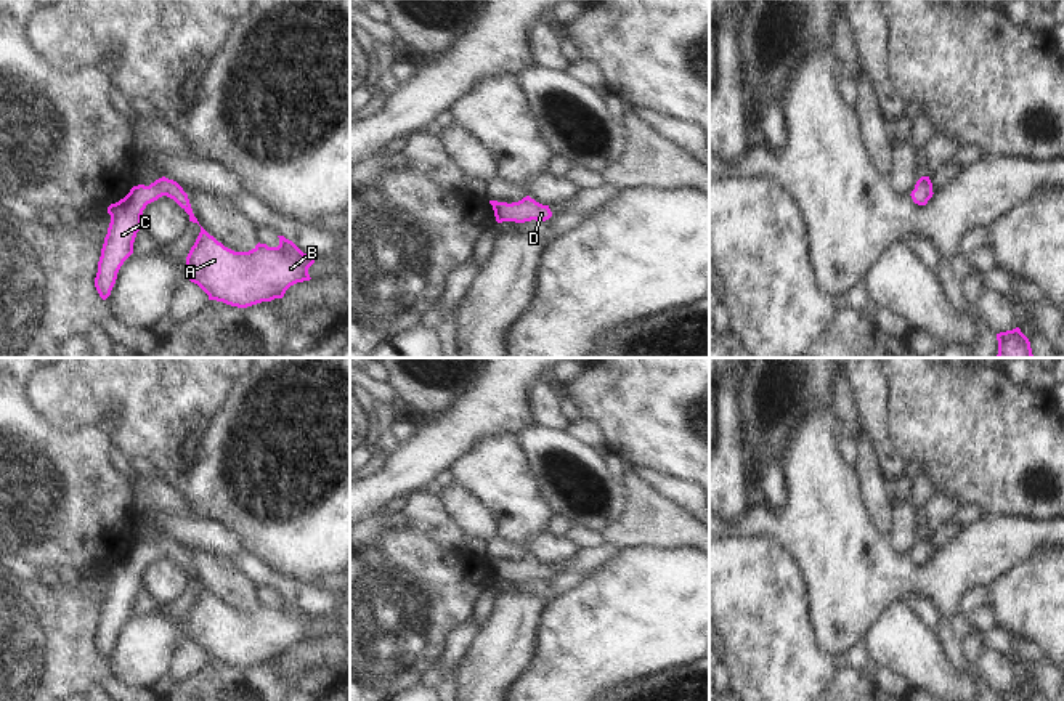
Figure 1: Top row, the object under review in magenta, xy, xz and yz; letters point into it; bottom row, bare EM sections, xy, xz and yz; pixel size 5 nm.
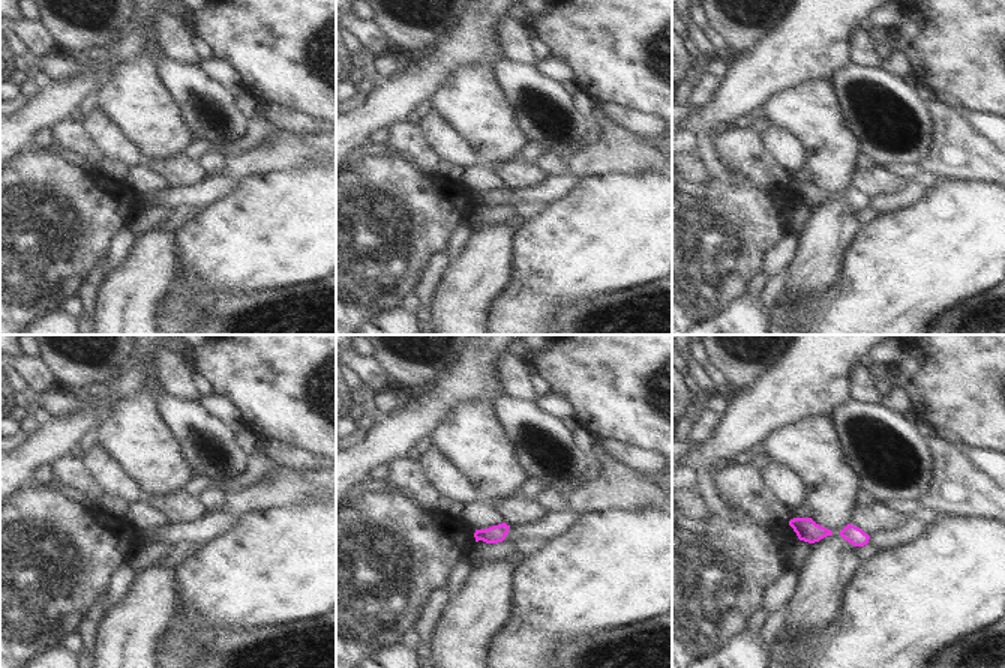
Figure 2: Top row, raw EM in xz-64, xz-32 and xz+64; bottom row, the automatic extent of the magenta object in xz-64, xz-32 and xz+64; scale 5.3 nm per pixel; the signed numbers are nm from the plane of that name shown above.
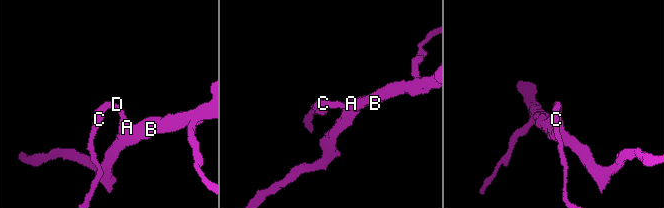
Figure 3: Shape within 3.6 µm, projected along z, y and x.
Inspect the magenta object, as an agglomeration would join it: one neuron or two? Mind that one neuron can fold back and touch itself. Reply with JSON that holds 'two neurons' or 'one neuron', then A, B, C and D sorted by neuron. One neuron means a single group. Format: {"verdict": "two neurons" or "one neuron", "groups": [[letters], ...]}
{"verdict": "one neuron", "groups": [["A", "B", "C", "D"]]}

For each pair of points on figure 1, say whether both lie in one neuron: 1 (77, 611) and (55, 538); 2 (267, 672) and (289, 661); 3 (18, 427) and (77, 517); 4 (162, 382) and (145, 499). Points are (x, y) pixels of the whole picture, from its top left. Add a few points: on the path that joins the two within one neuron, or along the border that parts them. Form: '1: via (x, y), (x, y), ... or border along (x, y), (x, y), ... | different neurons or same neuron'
1: border along (106, 565), (81, 565), (74, 571) | different neurons
2: border along (280, 658), (286, 671), (315, 664) | different neurons
3: via (42, 448), (47, 449), (64, 472), (68, 493) | same neuron
4: border along (166, 483), (180, 488) | different neurons

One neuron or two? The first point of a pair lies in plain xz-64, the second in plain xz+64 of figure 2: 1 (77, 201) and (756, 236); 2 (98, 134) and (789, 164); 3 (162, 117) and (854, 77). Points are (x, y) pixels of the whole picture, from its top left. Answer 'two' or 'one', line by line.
1: one
2: one
3: two

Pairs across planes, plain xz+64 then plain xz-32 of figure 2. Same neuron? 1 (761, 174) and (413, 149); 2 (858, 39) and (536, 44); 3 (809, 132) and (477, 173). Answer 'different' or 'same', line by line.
1: same
2: different
3: different

